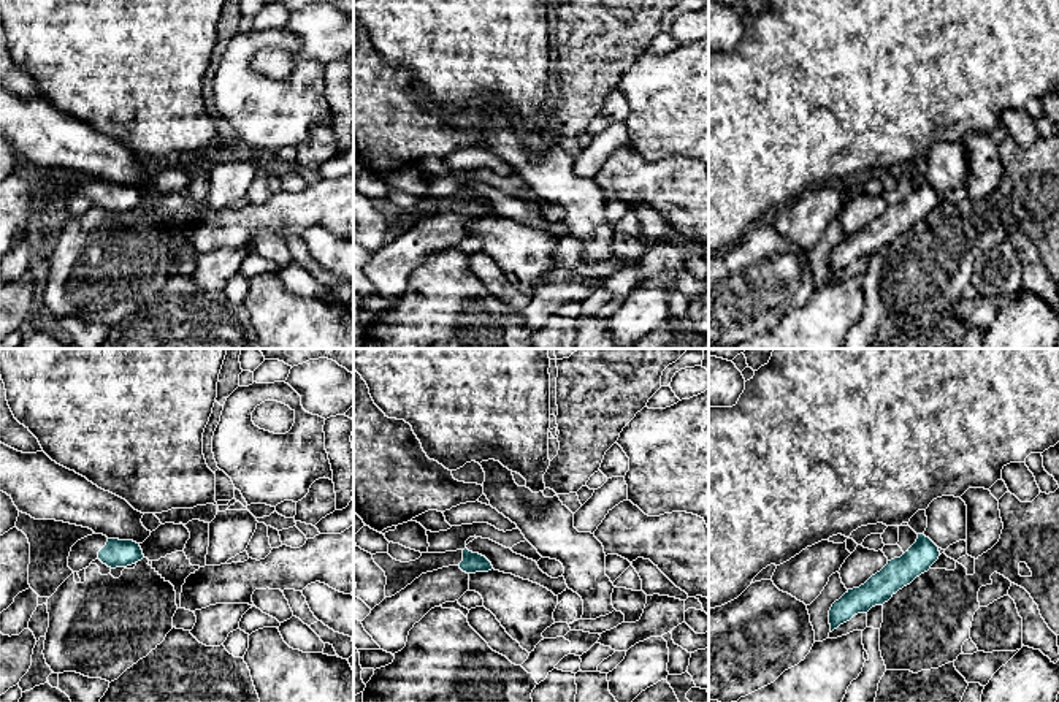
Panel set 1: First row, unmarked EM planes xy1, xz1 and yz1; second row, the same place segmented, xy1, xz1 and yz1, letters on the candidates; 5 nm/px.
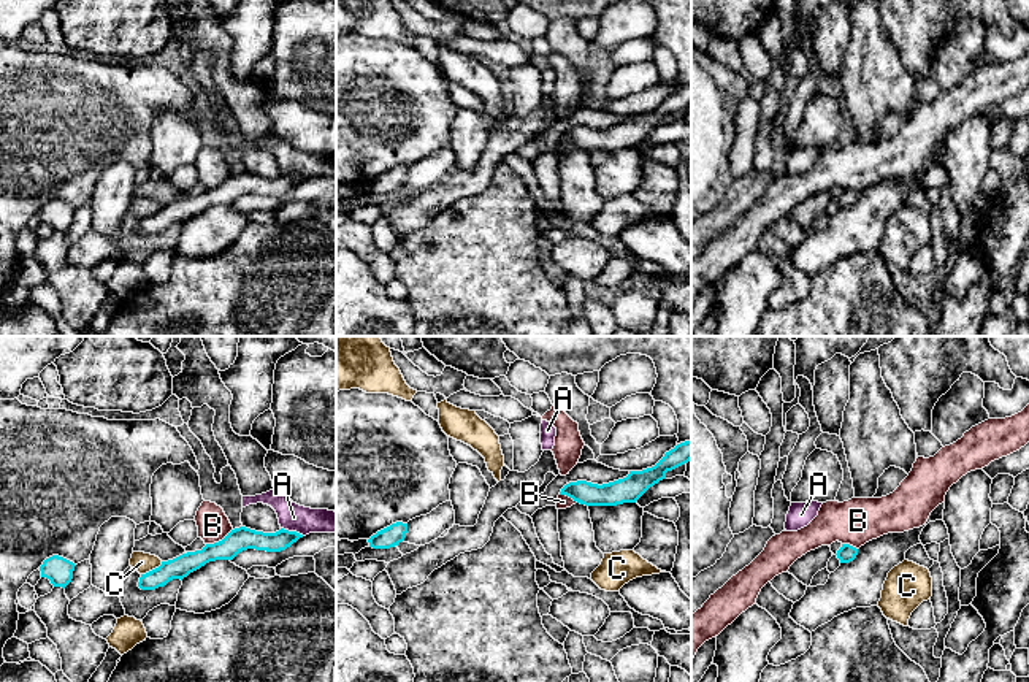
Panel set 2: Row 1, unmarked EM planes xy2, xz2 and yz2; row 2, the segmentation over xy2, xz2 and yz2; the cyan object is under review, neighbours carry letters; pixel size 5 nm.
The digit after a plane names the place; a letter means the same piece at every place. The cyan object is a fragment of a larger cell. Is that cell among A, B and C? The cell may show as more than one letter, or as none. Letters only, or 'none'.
none

